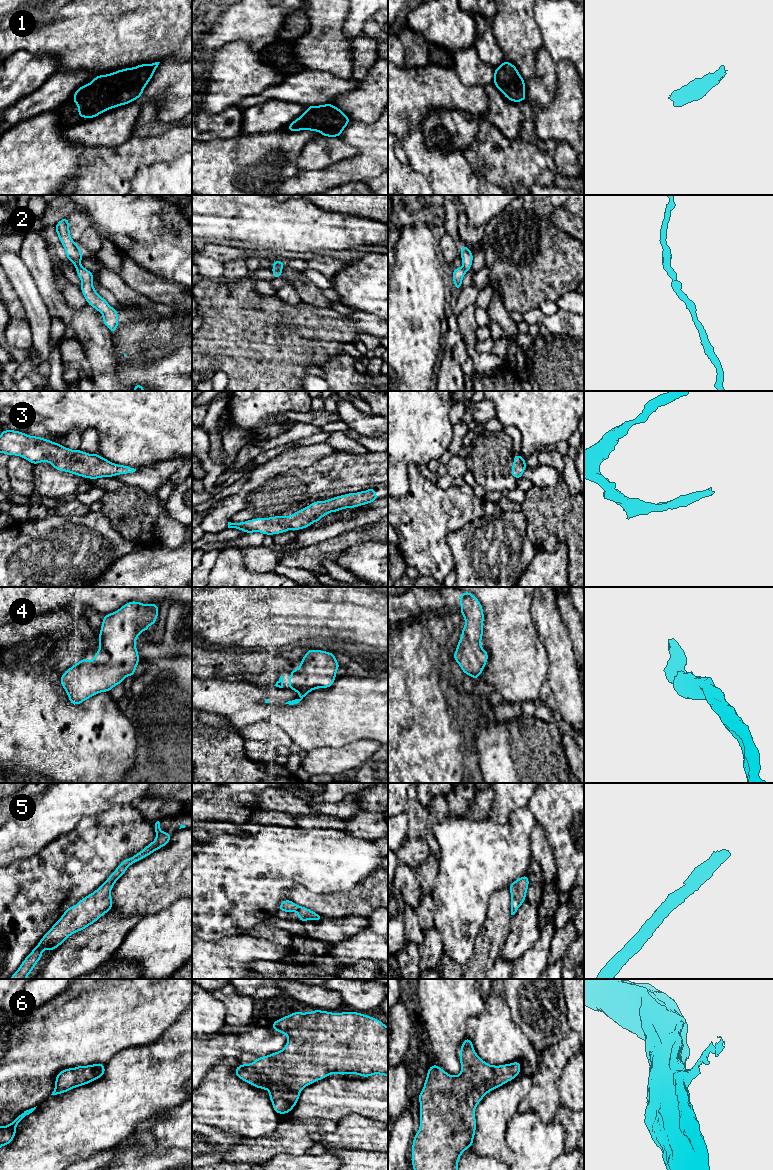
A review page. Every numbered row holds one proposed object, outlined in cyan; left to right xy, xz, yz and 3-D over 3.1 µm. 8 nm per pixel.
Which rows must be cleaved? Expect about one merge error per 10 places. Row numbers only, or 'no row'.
no row

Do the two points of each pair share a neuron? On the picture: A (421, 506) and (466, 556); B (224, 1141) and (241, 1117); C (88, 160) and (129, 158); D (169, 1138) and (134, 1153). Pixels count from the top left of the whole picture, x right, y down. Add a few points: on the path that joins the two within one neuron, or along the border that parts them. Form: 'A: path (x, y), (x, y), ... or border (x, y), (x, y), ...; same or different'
A: border (467, 522), (448, 535), (447, 544), (453, 559); different
B: border (208, 1124), (221, 1130), (236, 1132), (244, 1137); different
C: path (98, 160), (119, 160); same
D: border (134, 1135), (149, 1130), (157, 1152), (179, 1149); different

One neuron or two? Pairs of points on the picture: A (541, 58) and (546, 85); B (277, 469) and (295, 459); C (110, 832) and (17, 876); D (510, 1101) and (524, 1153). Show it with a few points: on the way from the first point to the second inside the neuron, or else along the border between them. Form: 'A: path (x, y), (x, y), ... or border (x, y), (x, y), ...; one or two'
A: path (544, 65), (545, 78); one
B: path (281, 465), (291, 459); one
C: path (87, 855), (59, 876), (40, 876); one
D: border (518, 1111), (508, 1122), (505, 1137); two

